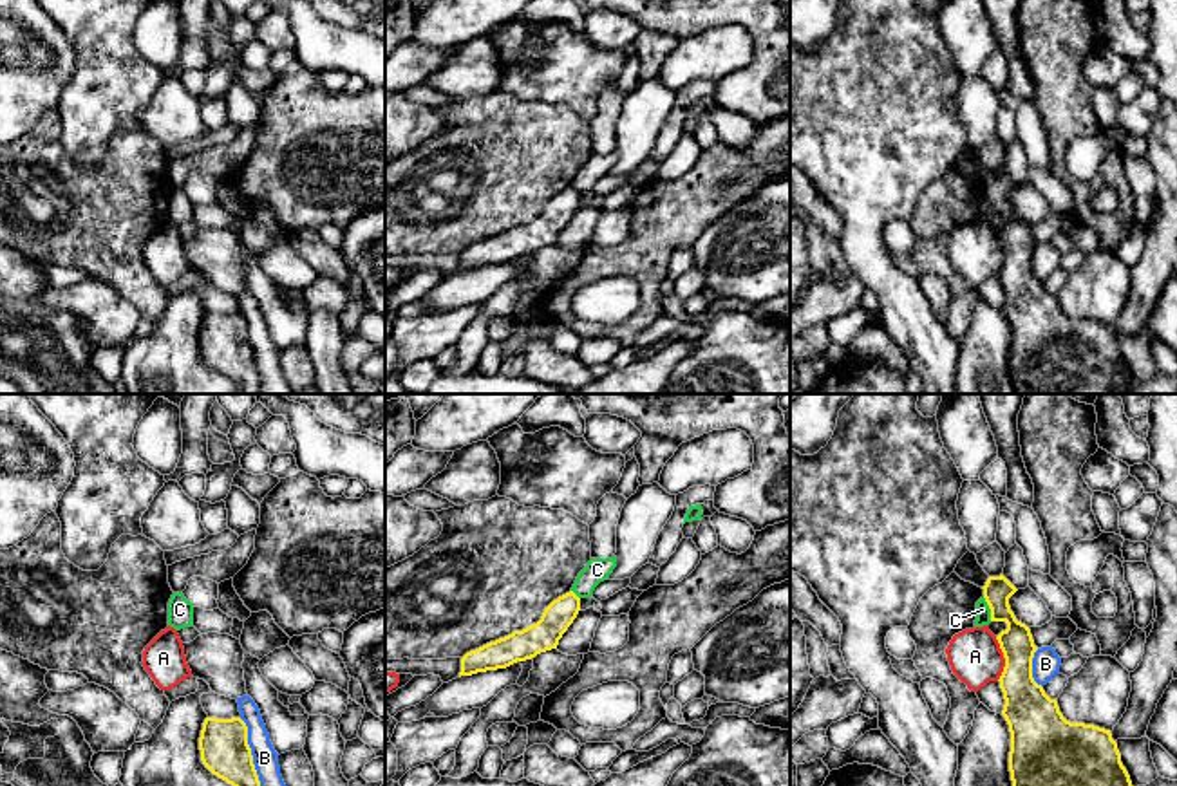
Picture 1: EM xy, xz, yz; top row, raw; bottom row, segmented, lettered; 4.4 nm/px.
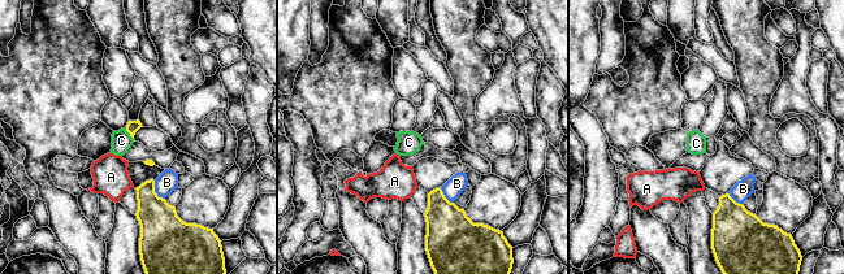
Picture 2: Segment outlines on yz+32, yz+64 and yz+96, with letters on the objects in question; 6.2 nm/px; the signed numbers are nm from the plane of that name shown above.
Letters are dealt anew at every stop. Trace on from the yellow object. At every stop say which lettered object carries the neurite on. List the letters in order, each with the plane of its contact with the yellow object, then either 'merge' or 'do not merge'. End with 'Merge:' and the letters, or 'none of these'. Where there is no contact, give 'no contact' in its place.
A: yz | do not merge
B: xy | do not merge
C: yz | do not merge
Merge: none of these

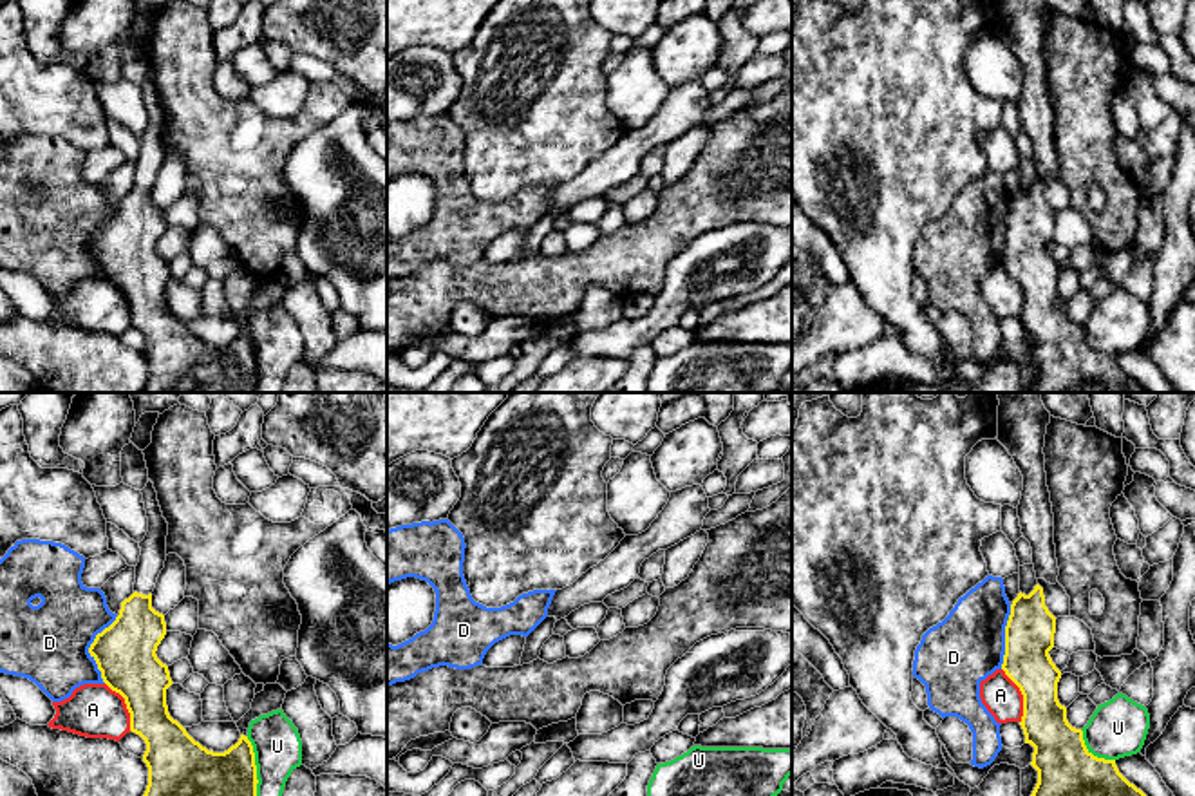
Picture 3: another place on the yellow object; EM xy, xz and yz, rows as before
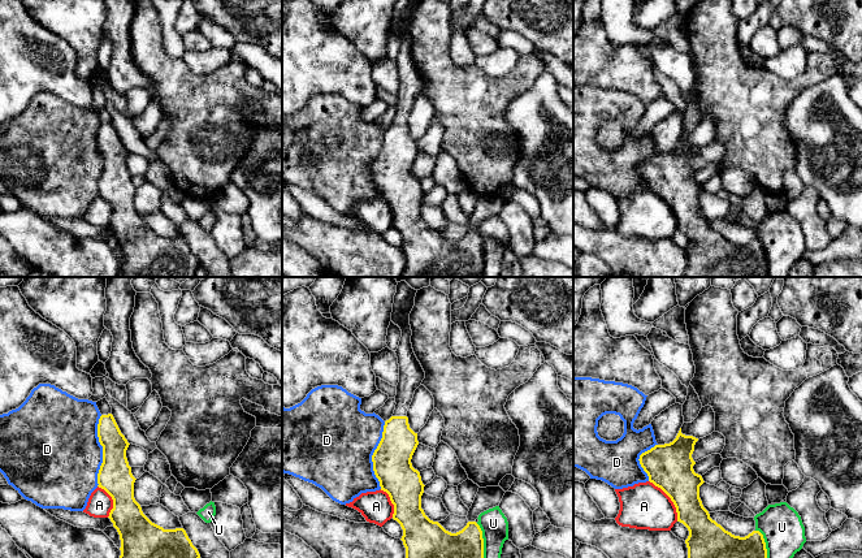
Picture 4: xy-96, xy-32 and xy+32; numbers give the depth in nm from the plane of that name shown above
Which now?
A: yz | do not merge
D: xy | do not merge
U: xy | do not merge
Merge: none of these

